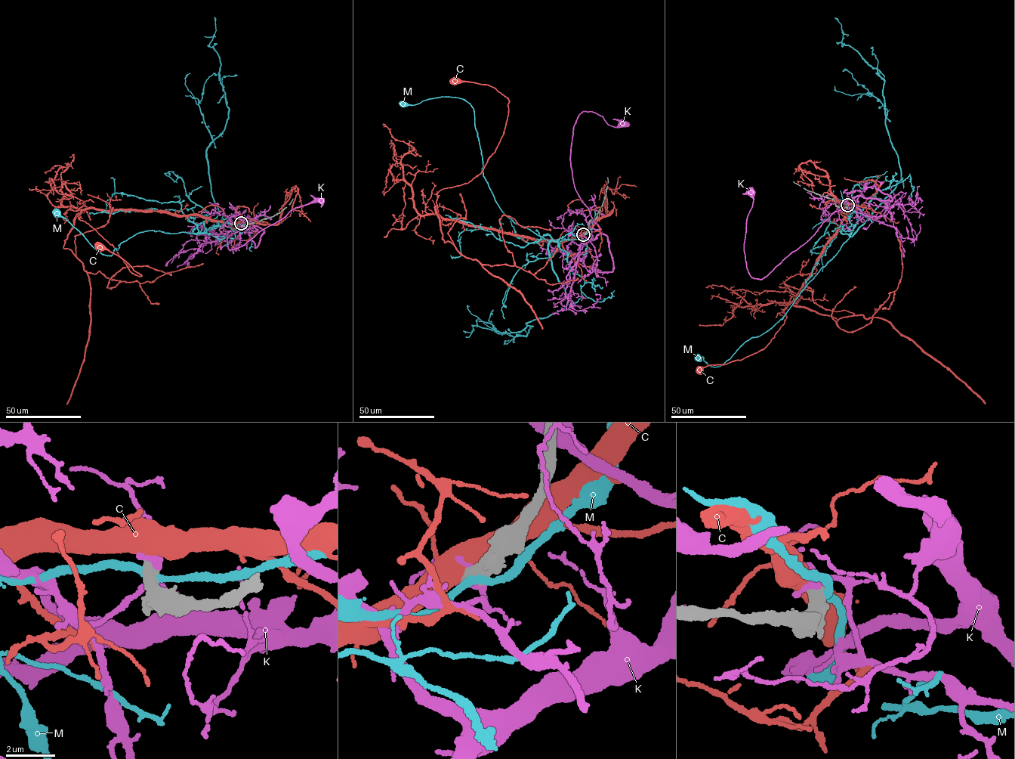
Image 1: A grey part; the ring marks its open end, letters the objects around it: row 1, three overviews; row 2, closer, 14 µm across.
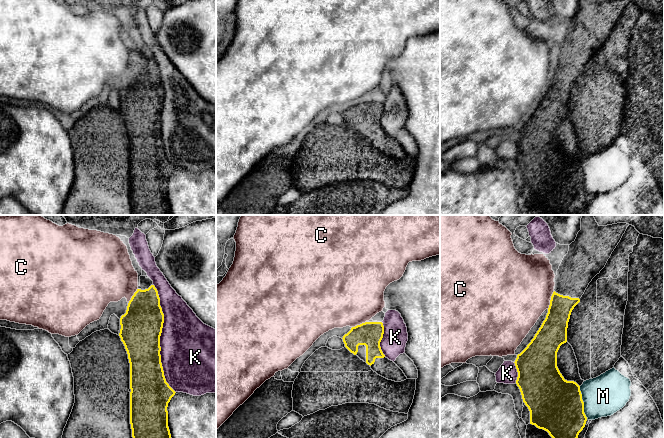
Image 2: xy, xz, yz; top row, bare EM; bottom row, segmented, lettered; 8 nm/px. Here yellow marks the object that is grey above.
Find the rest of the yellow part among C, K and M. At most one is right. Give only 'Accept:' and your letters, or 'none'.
Accept: none

